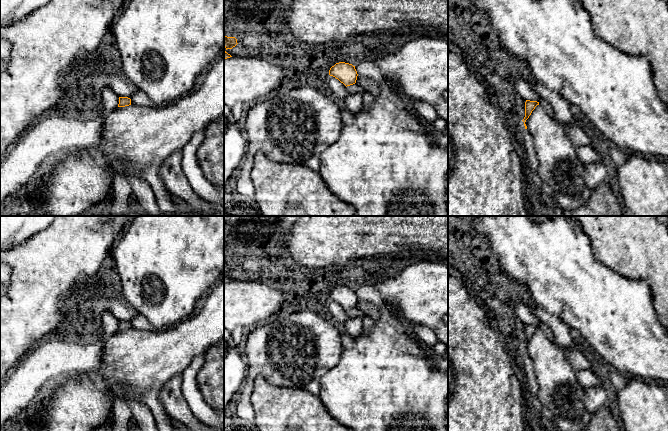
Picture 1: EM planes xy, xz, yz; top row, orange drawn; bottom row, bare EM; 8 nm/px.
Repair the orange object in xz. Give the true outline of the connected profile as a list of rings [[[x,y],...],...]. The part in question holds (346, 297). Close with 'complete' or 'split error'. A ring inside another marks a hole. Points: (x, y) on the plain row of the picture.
[[[345,286],[336,287],[329,294],[329,299],[338,303],[341,307],[343,307],[348,317],[360,317],[363,318],[365,314],[356,307],[357,304],[357,295],[355,290]]]; split error

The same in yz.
[[[541,323],[539,326],[526,324],[526,326],[525,326],[525,341],[522,344],[524,346],[525,353],[527,353],[525,346],[529,342],[532,335],[535,333],[535,331],[537,329],[541,329],[550,341],[555,342],[555,337],[548,325],[546,325],[544,323]]]; split error

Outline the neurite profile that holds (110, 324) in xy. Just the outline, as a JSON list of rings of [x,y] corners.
[[[105,312],[101,318],[101,323],[105,330],[106,336],[113,335],[118,332],[119,321],[111,312]]]

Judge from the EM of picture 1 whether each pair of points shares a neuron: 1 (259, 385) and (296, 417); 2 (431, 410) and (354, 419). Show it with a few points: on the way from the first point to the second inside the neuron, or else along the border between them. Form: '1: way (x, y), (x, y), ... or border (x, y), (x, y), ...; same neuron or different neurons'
1: way (268, 394), (283, 409), (287, 409); same neuron
2: way (412, 410), (373, 410); same neuron

